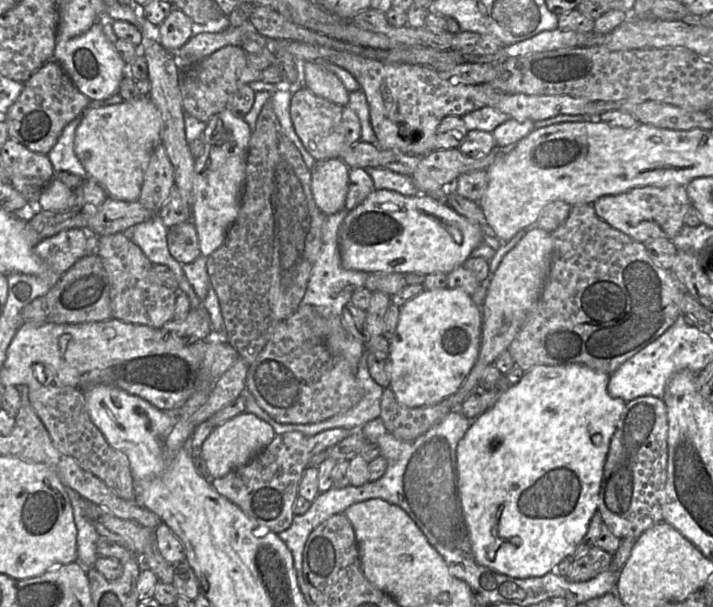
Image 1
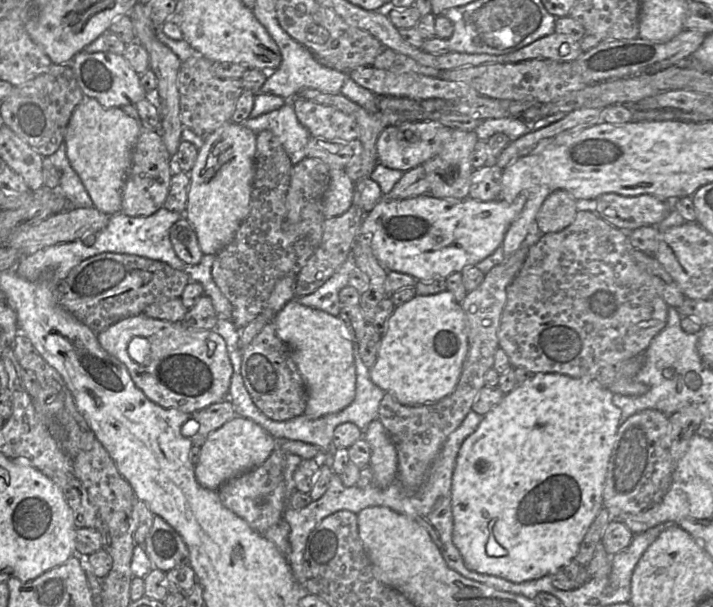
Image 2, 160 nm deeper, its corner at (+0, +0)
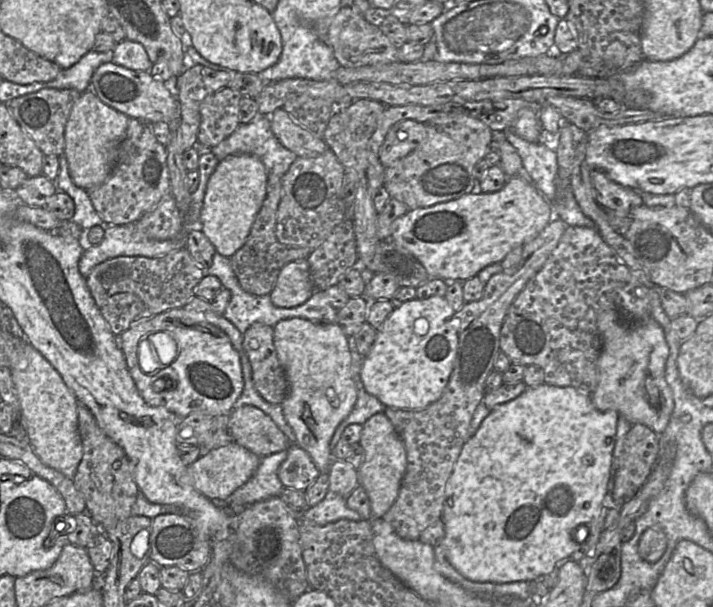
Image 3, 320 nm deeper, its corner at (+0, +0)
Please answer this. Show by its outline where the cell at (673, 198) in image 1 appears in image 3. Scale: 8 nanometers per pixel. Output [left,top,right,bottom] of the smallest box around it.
[590,170,643,216]

